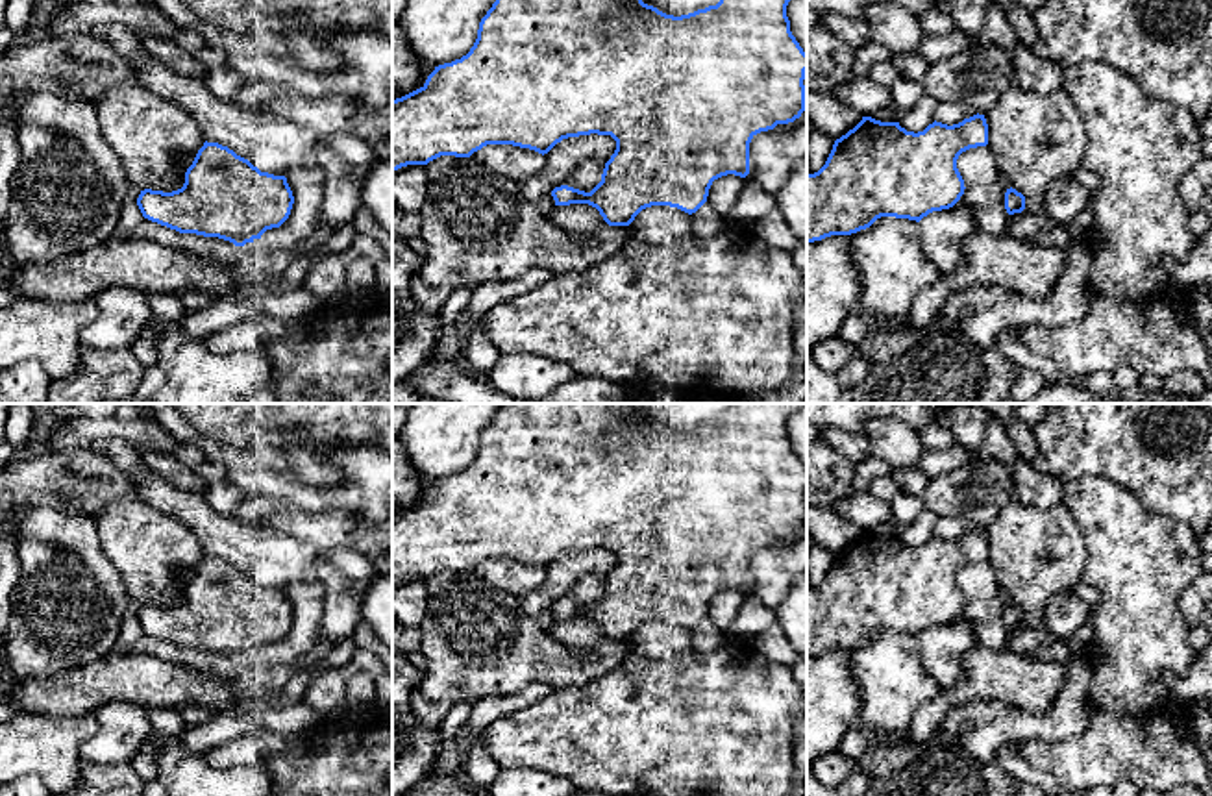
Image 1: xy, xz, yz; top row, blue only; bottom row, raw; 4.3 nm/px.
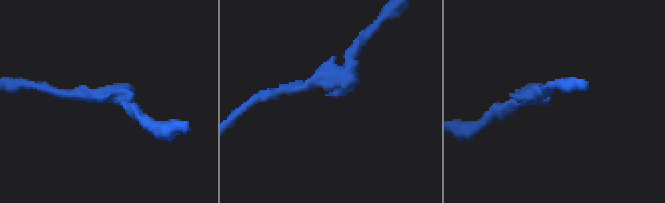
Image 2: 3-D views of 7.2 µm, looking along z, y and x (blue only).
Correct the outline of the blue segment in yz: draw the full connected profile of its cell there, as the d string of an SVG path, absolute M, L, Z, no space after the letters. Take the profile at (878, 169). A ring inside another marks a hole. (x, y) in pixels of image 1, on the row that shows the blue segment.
M979 113L953 126L934 120L918 133L907 131L899 122L862 117L835 141L825 165L807 174L807 243L857 233L881 217L920 222L933 211L953 207L966 189L957 168L958 155L986 144L988 124Z

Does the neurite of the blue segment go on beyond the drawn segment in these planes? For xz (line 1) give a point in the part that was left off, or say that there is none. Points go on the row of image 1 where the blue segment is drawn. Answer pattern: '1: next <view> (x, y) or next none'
1: next none

